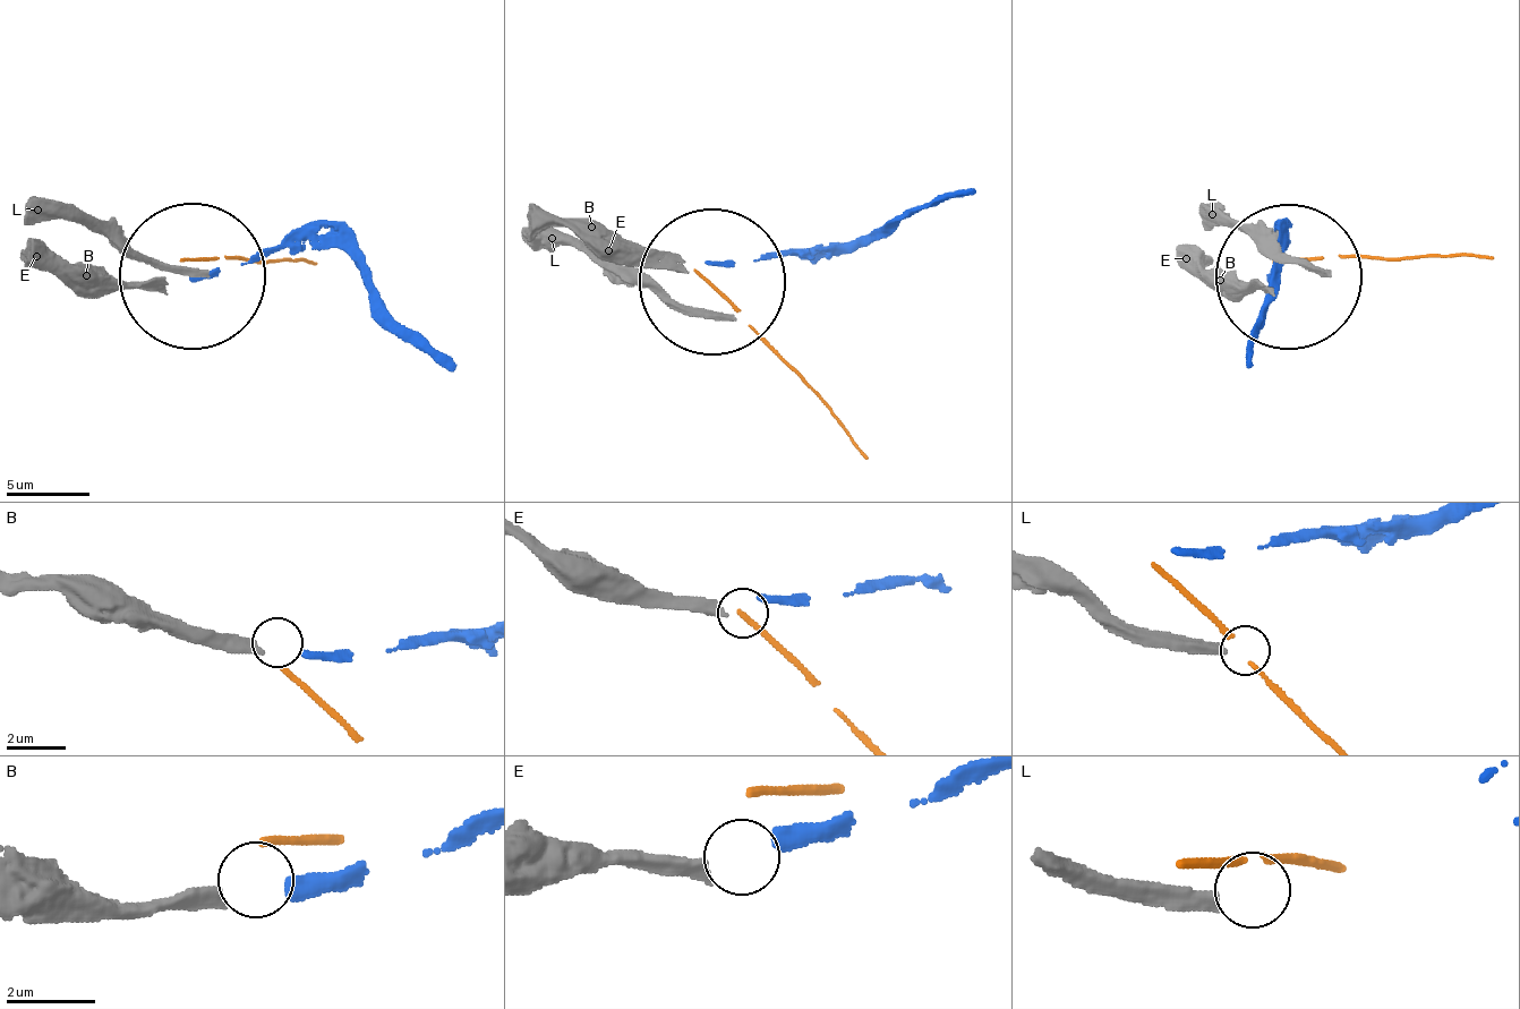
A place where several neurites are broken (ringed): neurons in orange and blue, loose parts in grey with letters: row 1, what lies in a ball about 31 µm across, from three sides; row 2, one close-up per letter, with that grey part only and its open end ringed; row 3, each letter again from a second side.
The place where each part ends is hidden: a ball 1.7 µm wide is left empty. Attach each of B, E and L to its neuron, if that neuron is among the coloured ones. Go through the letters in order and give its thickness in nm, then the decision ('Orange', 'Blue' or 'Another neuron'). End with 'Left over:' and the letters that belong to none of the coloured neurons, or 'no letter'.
B: Thickness 360 nm. Blue
E: Thickness 360 nm. Another neuron
L: Thickness 400 nm. Another neuron
Left over: E, L

